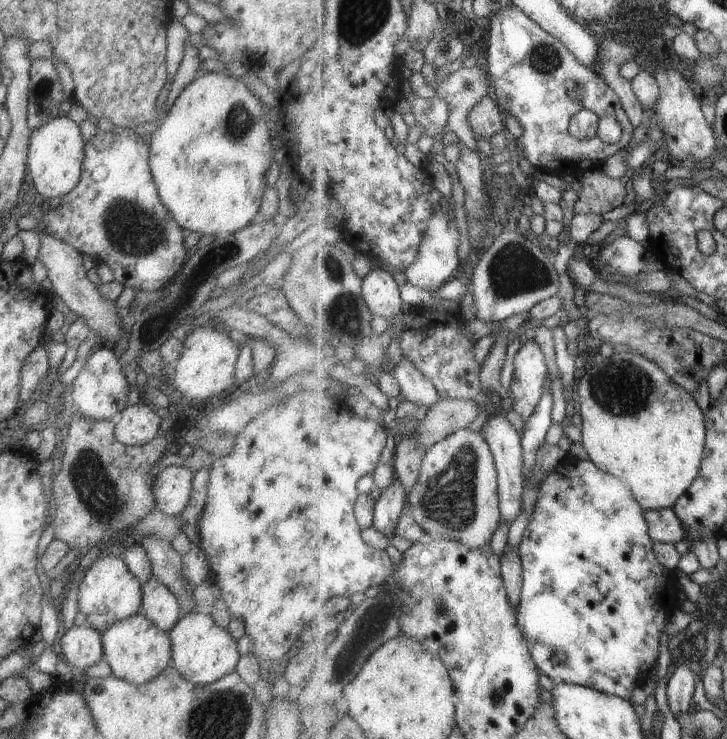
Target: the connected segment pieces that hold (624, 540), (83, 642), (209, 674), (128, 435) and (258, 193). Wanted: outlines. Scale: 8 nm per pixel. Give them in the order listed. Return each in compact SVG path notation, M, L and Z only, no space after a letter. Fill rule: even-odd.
M569 458L559 463L551 474L542 482L540 497L533 511L531 520L522 534L522 540L518 550L523 557L524 564L524 585L520 603L517 606L518 623L523 629L524 637L527 639L528 647L534 656L535 662L541 673L550 677L554 684L573 683L591 687L599 692L615 695L625 700L631 700L633 690L643 686L649 680L651 668L657 664L659 658L659 646L661 646L661 634L665 632L665 626L671 616L671 611L667 608L667 594L669 586L673 582L678 582L678 575L674 571L663 566L658 559L654 549L655 541L651 538L650 528L646 519L646 510L639 504L634 492L629 485L625 484L622 478L600 469L590 459L580 460ZM564 653L566 661L553 662L555 654Z
M72 625L61 631L58 639L58 654L77 673L99 661L102 657L101 635L87 625Z
M197 608L179 616L168 630L168 637L171 643L171 664L185 680L194 685L209 684L227 673L233 672L234 666L241 656L237 651L237 640L227 632L223 624L213 622L207 611L199 611Z
M142 399L126 405L114 420L114 437L128 447L148 443L159 434L160 418Z
M199 73L194 79L179 93L173 101L171 108L167 110L161 125L153 131L148 143L149 147L149 168L152 179L154 180L156 191L162 200L163 206L175 218L175 222L185 230L185 232L198 232L199 234L213 234L215 236L223 236L231 234L241 227L249 224L250 220L257 214L259 210L260 200L266 187L266 172L272 163L274 154L272 142L273 125L268 122L268 111L262 106L259 97L257 97L248 86L245 86L243 80L235 79L235 76L225 76L222 73Z

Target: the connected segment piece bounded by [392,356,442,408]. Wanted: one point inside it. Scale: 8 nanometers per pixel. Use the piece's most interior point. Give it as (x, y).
(416, 387)

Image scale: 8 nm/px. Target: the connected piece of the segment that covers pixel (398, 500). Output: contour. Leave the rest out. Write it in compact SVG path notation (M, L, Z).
M396 478L391 486L381 492L376 501L374 526L378 528L378 531L384 532L384 535L396 535L396 528L402 515L401 512L403 512L407 501L407 487L399 478Z

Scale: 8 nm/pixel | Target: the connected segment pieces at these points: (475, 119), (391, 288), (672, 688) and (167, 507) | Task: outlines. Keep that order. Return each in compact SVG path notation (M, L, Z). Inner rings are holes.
M492 94L481 99L472 108L468 121L479 141L489 139L491 136L495 136L495 134L505 130L501 108Z
M375 267L363 278L362 293L373 313L394 318L406 309L401 300L399 281L389 270Z
M689 660L684 664L678 664L671 678L667 680L667 704L674 714L688 713L689 710L691 710L691 706L693 706L693 694L695 694L695 684L697 684L697 680L695 680L695 673L691 672L691 668L687 666L688 661Z
M170 465L158 473L152 484L155 506L166 515L177 516L192 494L193 470Z

